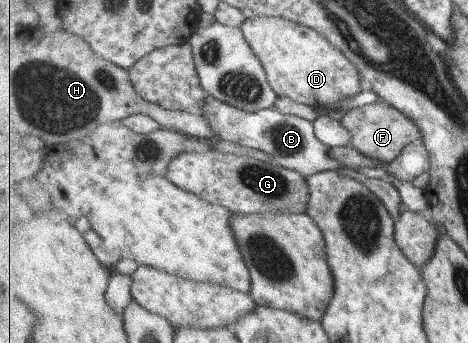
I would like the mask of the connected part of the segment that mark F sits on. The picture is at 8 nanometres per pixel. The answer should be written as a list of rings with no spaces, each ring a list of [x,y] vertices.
[[[377,100],[375,103],[352,110],[343,120],[353,135],[351,146],[361,151],[364,155],[377,159],[380,163],[393,162],[402,150],[411,143],[423,141],[423,133],[419,125],[410,119],[398,108],[392,107],[385,100]]]

